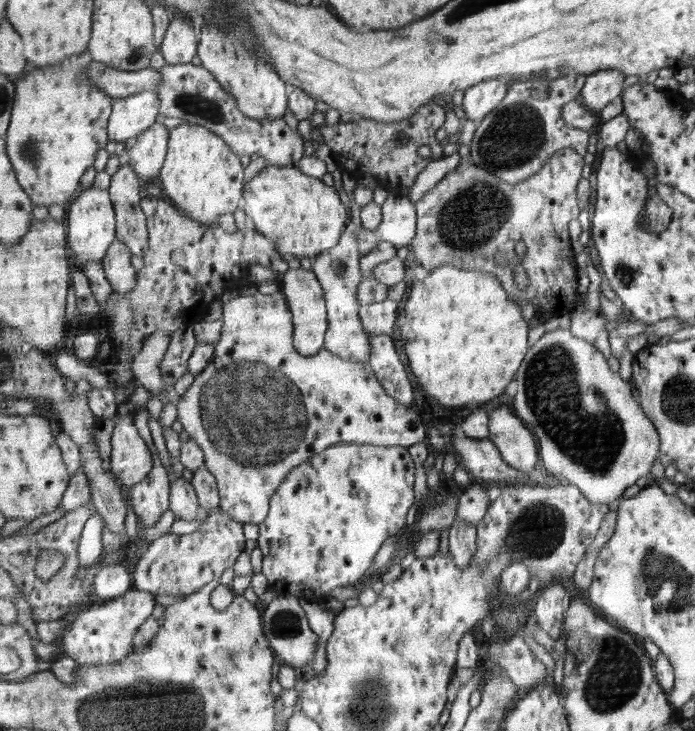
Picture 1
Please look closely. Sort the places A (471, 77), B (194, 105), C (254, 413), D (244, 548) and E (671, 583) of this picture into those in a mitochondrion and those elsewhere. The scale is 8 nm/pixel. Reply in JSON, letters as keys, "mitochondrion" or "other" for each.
{"A":"other","B":"mitochondrion","C":"mitochondrion","D":"other","E":"mitochondrion"}

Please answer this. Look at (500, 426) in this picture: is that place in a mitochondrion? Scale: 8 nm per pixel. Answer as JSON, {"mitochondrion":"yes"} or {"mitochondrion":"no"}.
{"mitochondrion":"no"}

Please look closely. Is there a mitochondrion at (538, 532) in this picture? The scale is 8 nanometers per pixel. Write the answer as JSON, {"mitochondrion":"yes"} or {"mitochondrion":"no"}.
{"mitochondrion":"yes"}

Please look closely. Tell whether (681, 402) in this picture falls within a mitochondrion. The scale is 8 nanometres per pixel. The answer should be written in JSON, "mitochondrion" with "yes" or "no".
{"mitochondrion":"yes"}

